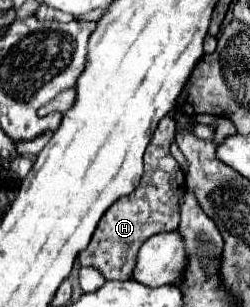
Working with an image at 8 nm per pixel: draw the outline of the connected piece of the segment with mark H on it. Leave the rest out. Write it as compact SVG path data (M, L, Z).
M175 110L167 113L151 137L145 153L145 173L139 187L133 193L117 199L105 211L105 217L101 217L101 225L97 225L89 247L79 253L81 265L93 265L103 273L105 279L131 277L137 263L137 249L145 243L145 239L155 233L173 231L179 225L179 203L185 195L185 173L169 153L169 145L175 139L175 114Z

